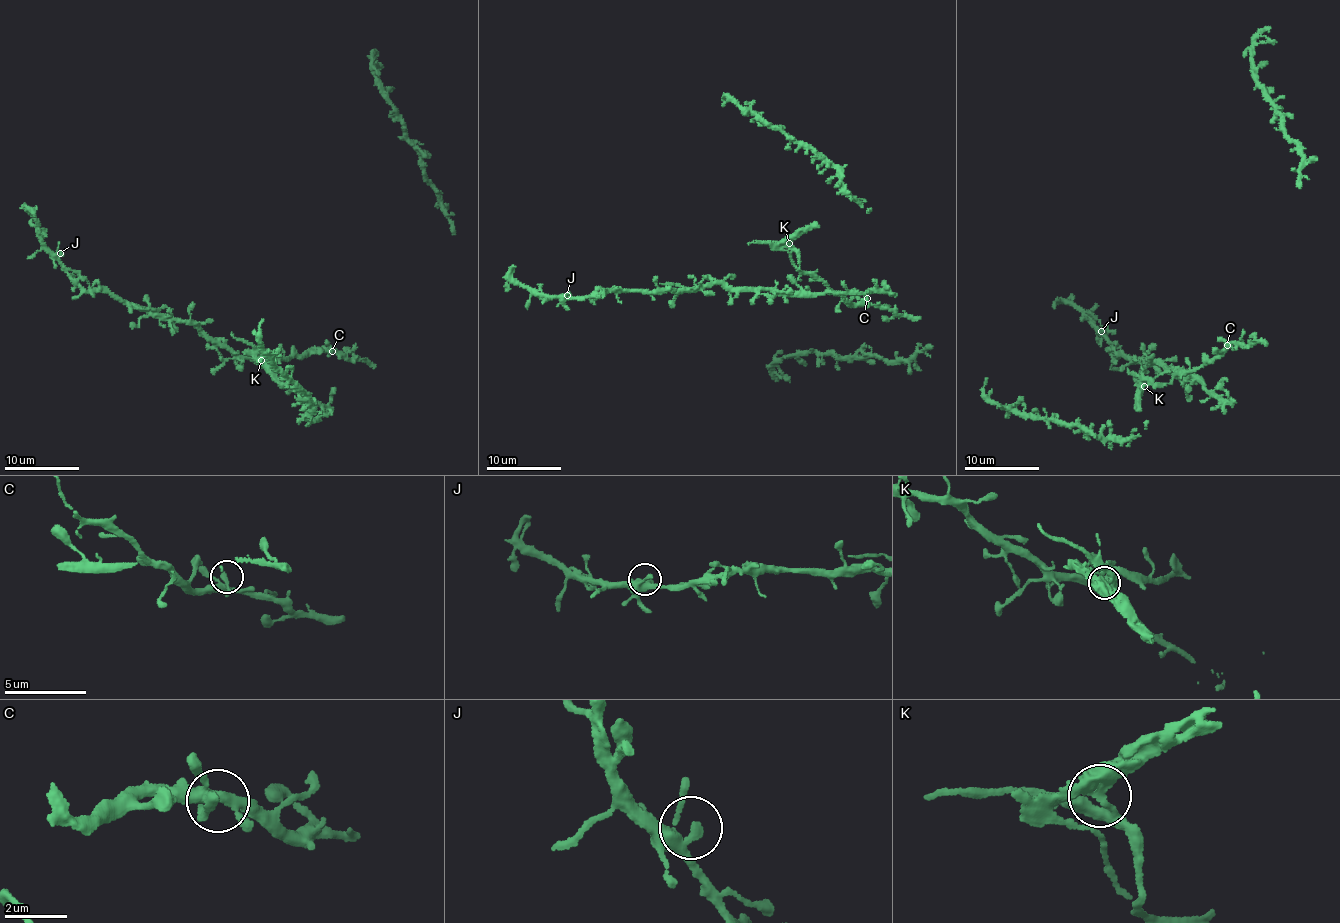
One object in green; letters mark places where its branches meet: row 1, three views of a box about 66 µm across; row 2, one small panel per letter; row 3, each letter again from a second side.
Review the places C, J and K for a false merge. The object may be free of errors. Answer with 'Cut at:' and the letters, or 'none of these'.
Cut at: K

